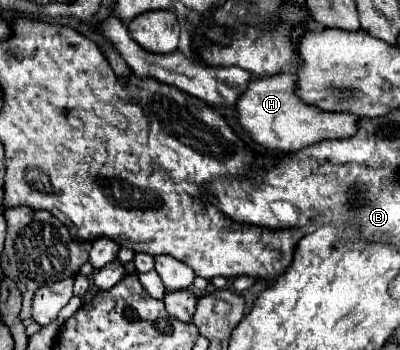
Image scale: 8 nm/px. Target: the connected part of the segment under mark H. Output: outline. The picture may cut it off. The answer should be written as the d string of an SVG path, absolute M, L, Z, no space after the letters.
M281 72L267 78L253 78L247 86L247 90L237 100L237 114L241 128L263 148L269 150L281 150L281 152L295 152L299 148L317 144L321 140L331 138L347 138L349 134L355 134L357 116L353 114L333 114L325 112L321 108L309 106L301 102L293 90L295 90L297 76L291 72Z

